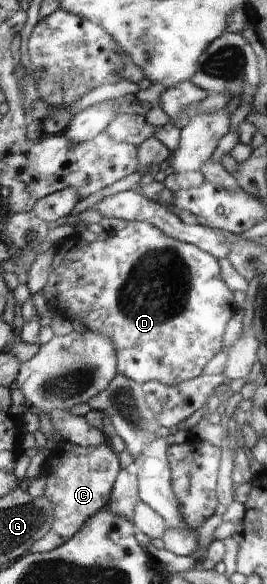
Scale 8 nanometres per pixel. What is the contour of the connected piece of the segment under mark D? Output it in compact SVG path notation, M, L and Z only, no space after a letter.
M128 221L123 230L110 232L106 240L96 239L94 242L88 242L79 237L78 234L72 234L67 239L60 241L55 248L55 256L49 268L47 285L43 287L42 294L49 302L53 312L64 314L71 321L82 322L91 331L104 333L111 337L111 341L115 344L117 350L117 371L122 376L140 384L146 381L158 381L172 386L204 374L202 369L206 366L206 363L214 354L223 349L222 336L224 336L226 324L231 318L235 317L237 311L233 297L234 292L220 277L220 266L215 256L200 250L196 245L176 240L174 237L160 232L160 229L157 229L154 225L142 221Z

